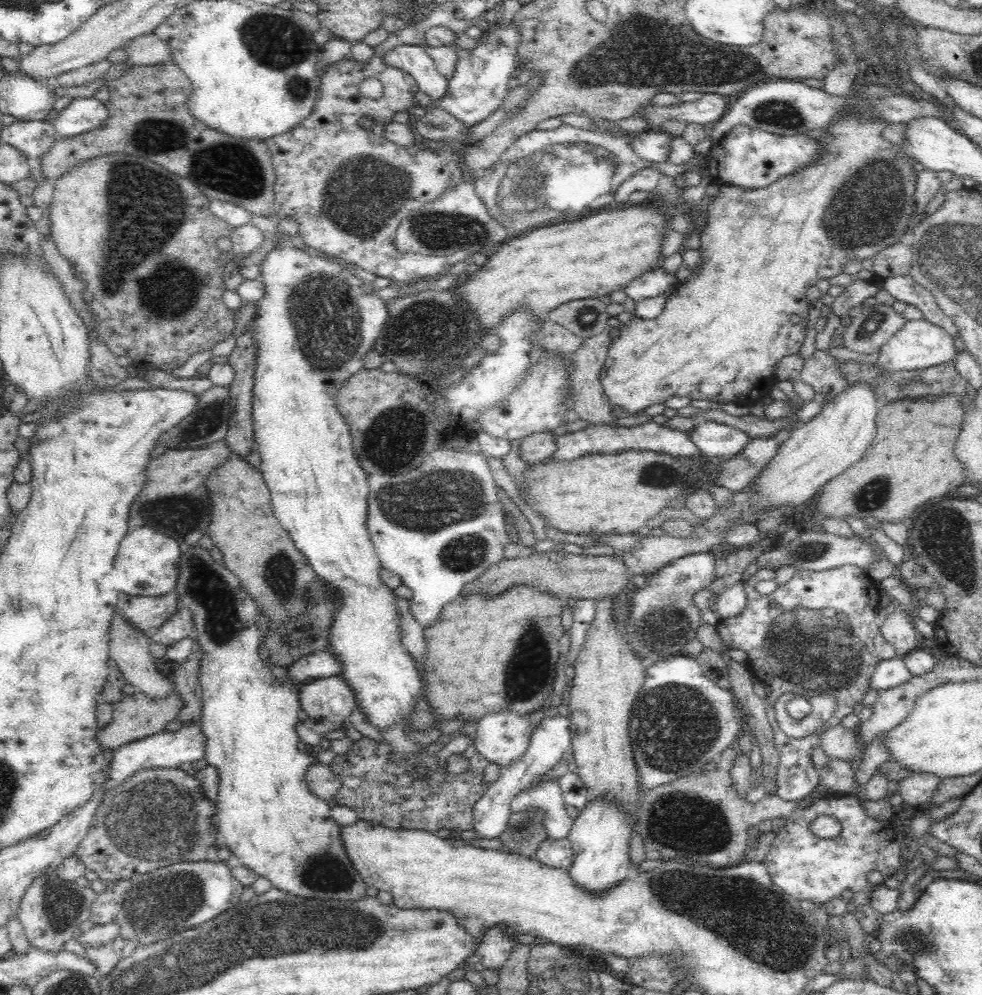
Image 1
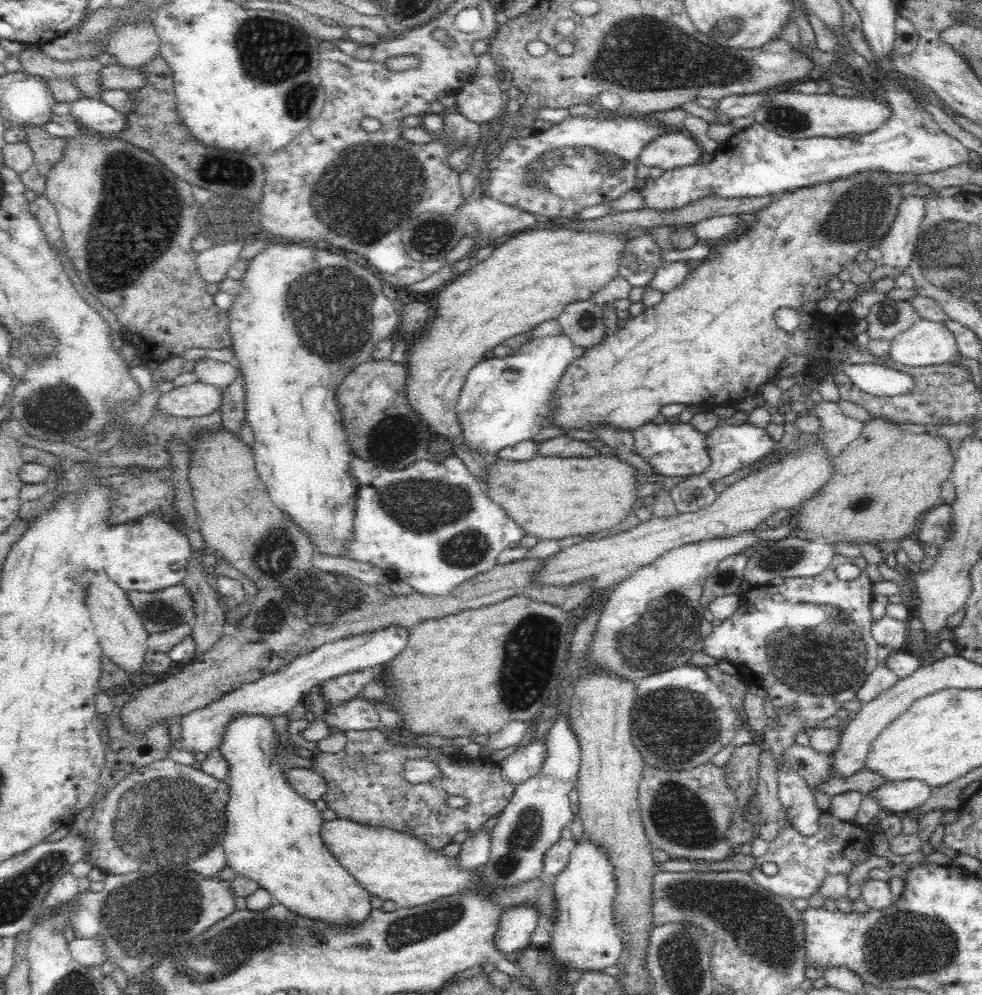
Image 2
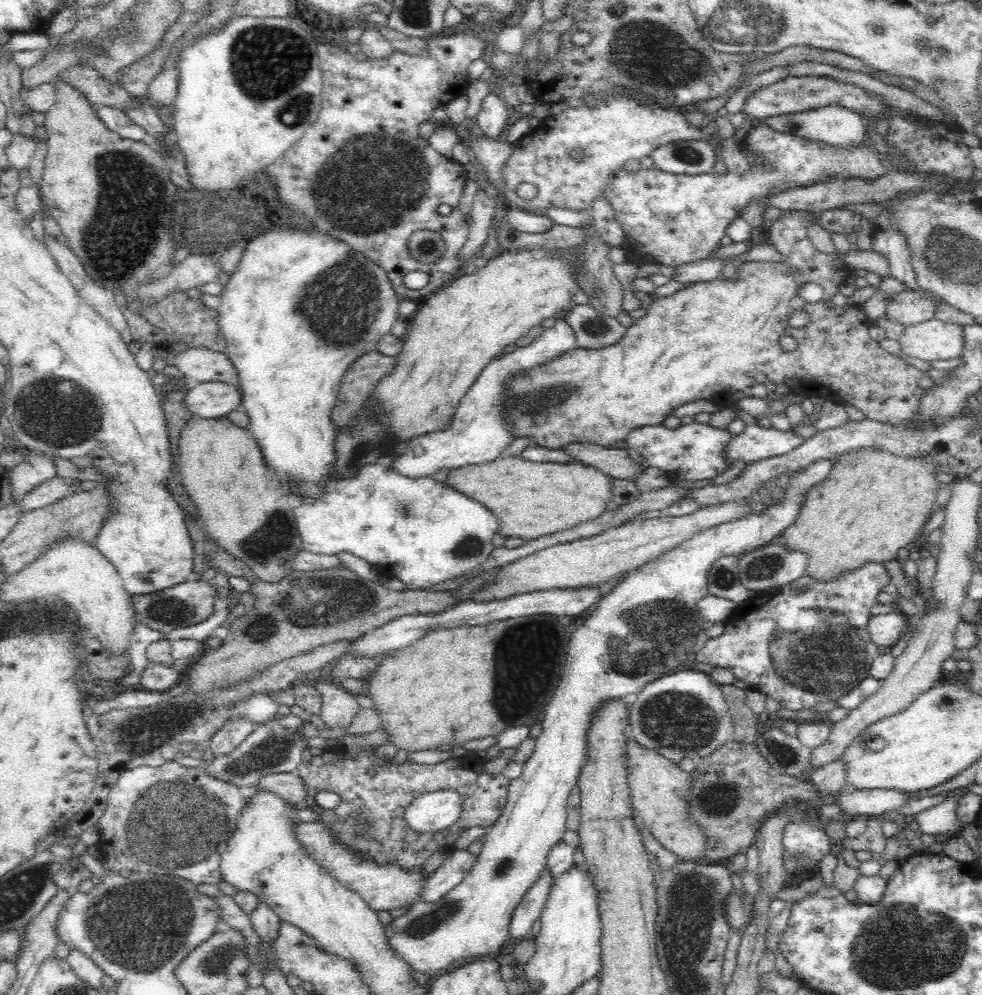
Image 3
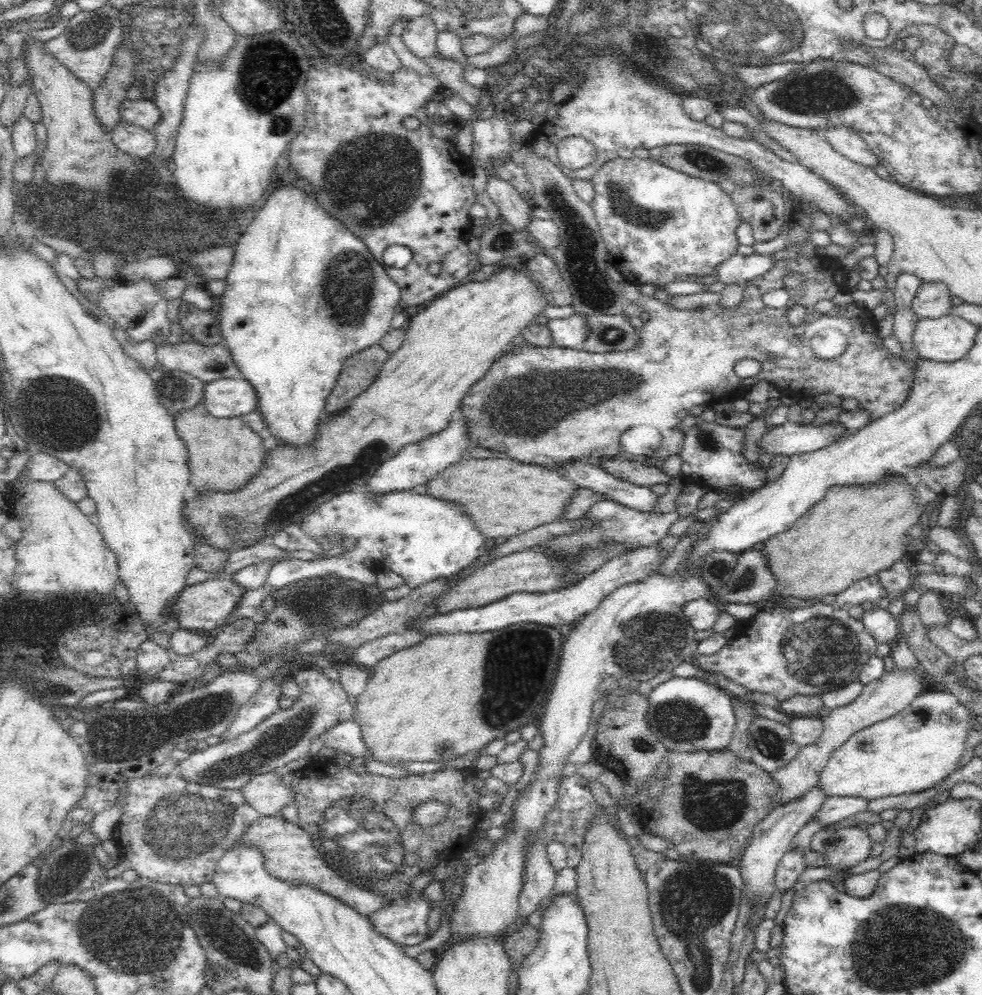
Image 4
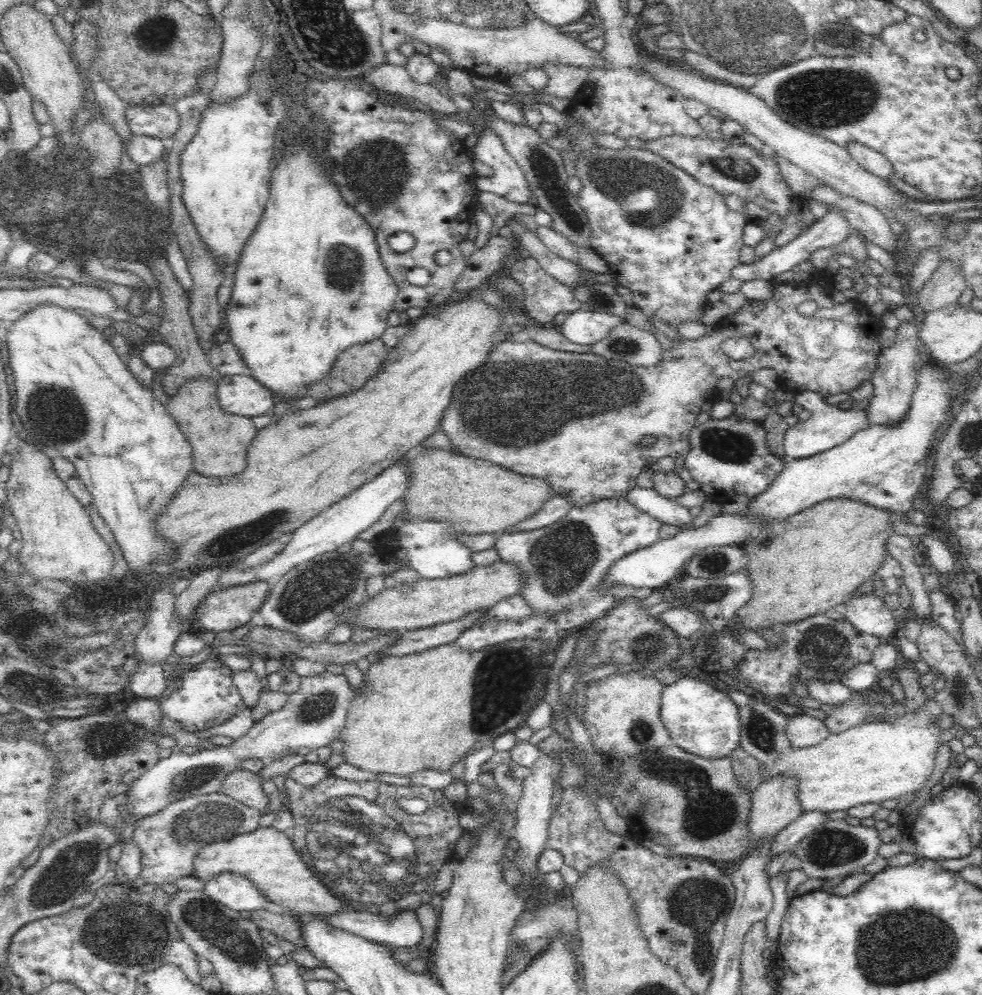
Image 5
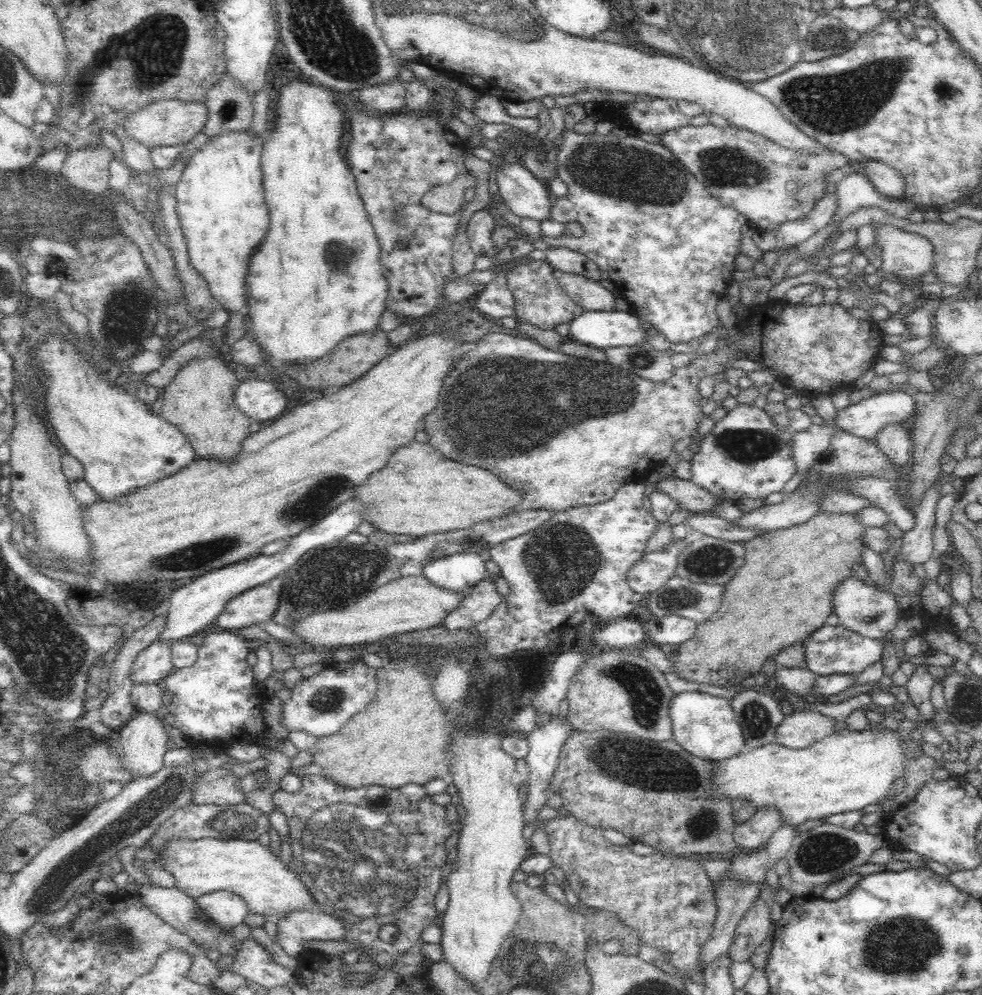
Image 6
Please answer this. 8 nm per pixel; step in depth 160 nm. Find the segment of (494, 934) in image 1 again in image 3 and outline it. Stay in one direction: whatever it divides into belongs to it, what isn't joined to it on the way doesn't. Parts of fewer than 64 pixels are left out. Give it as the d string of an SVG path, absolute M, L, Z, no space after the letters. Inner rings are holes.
M547 868L544 869L538 880L535 880L535 883L522 897L512 913L512 918L510 918L508 936L512 940L520 942L520 940L531 935L532 924L539 920L542 914L554 879L552 873Z

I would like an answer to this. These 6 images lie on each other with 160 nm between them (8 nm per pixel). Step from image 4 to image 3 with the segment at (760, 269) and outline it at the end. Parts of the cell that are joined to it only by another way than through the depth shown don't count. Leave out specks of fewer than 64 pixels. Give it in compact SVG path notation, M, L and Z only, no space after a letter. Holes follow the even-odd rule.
M700 259L684 262L674 266L674 273L668 280L675 280L679 284L698 283L712 280L721 276L722 259Z

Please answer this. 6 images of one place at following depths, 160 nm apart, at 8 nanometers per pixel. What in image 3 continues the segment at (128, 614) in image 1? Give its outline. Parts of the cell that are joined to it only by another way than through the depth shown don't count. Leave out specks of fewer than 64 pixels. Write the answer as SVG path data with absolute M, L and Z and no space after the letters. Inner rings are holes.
M187 581L156 593L130 595L130 600L135 609L136 622L152 630L170 633L175 628L192 626L206 620L212 609L214 611L212 603L217 594L216 588L209 586L207 582Z

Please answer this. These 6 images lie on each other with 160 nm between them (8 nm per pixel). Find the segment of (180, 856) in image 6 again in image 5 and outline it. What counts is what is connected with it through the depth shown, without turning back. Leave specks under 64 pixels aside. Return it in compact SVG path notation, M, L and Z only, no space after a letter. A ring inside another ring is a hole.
M273 824L267 827L259 825L252 832L239 834L227 841L204 845L196 855L193 874L205 883L220 872L243 874L255 882L274 904L281 906L282 911L290 914L331 915L350 909L332 891L333 886L324 886L322 878L304 862L299 851L295 849L290 834L280 832Z

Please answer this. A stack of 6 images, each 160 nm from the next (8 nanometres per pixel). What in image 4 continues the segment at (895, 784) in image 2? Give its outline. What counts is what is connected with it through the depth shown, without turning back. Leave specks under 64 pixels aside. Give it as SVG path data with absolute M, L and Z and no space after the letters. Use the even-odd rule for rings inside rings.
M832 796L824 801L822 808L815 814L815 818L824 827L845 818L854 818L858 812L869 810L868 799L858 796Z

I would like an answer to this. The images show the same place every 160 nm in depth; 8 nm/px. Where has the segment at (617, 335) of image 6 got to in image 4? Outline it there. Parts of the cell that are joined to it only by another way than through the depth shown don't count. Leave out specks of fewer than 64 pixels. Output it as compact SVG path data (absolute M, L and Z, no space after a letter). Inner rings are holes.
M571 315L566 318L550 319L547 323L550 329L550 346L580 350L582 342L588 334L588 323L584 315Z

